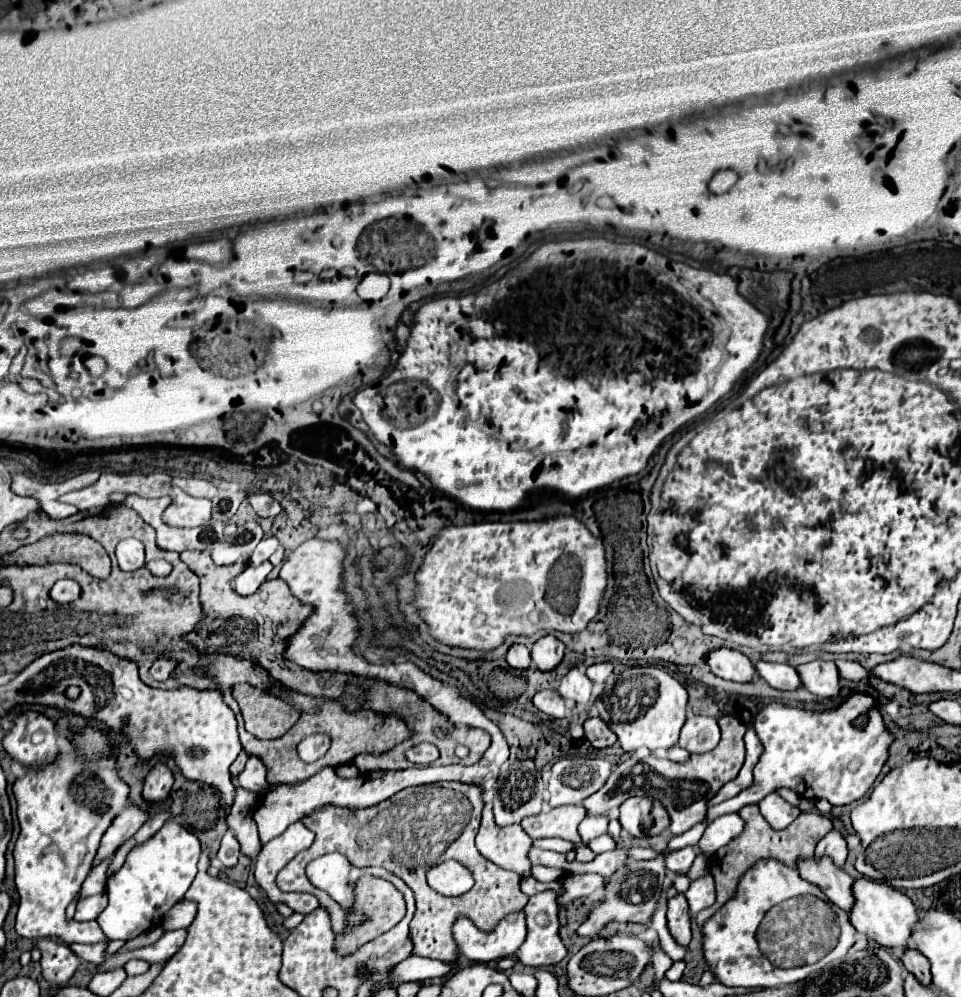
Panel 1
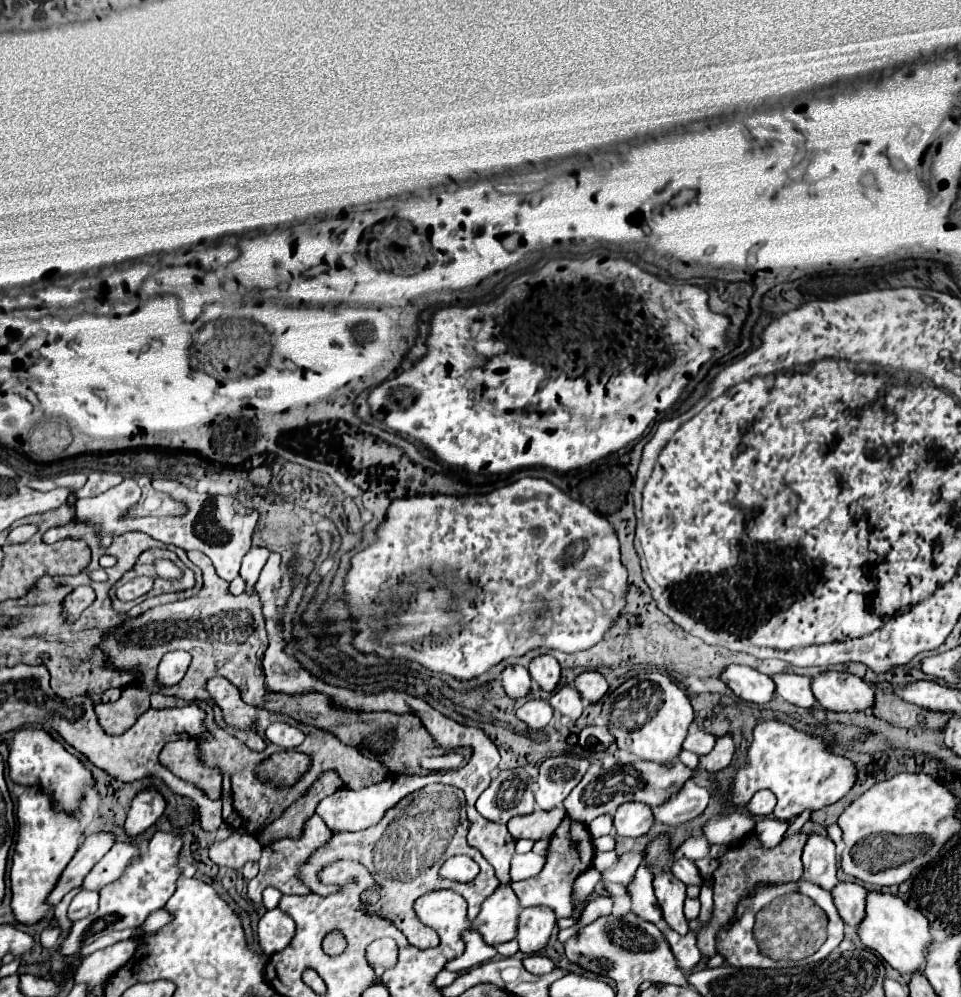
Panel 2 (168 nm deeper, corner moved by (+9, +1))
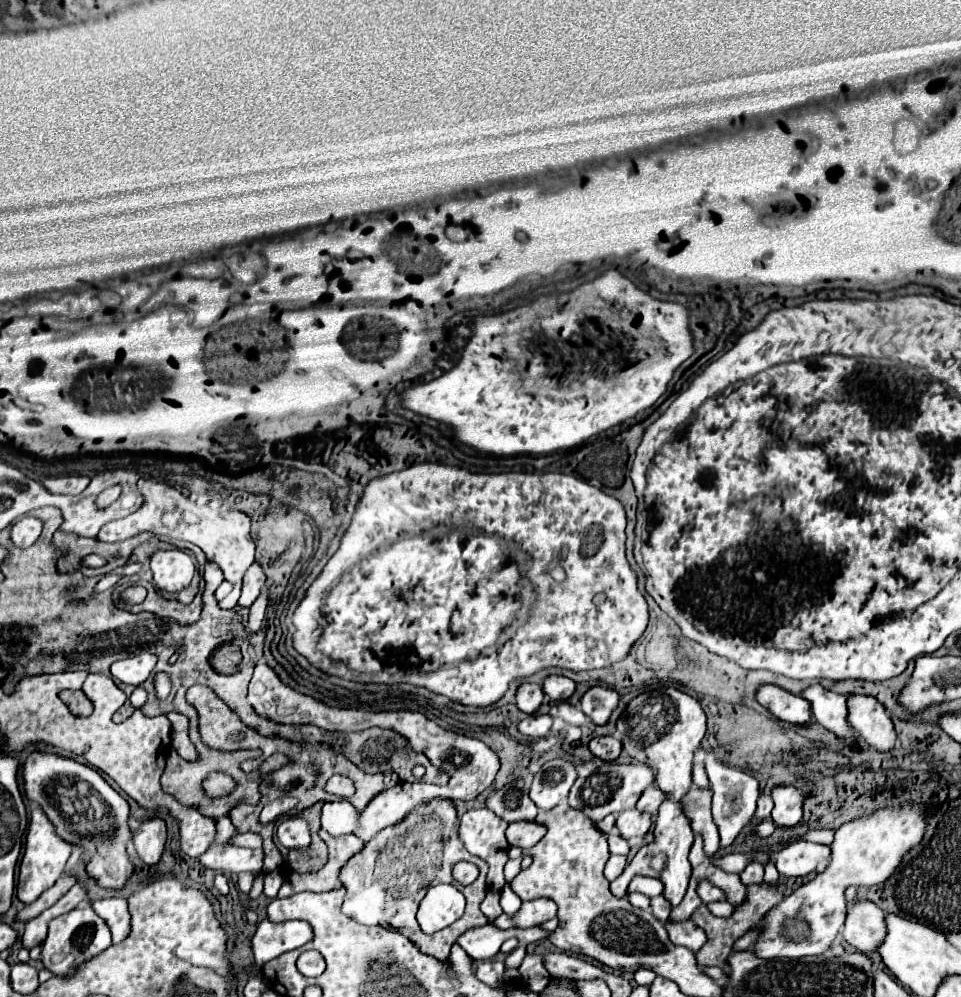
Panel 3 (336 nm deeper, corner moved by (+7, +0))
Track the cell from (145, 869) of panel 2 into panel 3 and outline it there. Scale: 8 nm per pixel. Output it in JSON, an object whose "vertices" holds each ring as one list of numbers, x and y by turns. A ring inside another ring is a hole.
{"vertices":[[90,906,74,908,72,912,62,914,50,922,48,938,42,944,40,956,48,972,52,972,54,976,68,978,76,974,84,962,92,960,96,954,102,954,110,944,112,944,112,938,110,938,110,928,106,926,106,922,100,916,96,916]]}

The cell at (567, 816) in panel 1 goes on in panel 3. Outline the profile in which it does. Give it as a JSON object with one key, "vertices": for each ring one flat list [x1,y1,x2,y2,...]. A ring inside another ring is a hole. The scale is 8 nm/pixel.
{"vertices":[[514,822,506,828,508,844,518,846,522,850,532,848,544,834,546,834,546,828,536,822]]}

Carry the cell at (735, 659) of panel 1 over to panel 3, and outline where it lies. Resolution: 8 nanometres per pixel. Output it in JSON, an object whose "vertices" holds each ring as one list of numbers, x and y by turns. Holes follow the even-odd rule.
{"vertices":[[762,686,758,690,756,700,768,708,778,720,808,726,812,720,812,710,808,706,808,700,796,694,790,694,786,690,780,690,778,686]]}

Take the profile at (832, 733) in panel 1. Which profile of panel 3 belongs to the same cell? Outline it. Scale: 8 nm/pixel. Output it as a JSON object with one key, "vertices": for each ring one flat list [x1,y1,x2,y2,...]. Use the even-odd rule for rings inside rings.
{"vertices":[[778,786,772,790,774,810,772,820,776,826,796,826,802,820,802,802,810,796,810,788,792,788,792,786]]}

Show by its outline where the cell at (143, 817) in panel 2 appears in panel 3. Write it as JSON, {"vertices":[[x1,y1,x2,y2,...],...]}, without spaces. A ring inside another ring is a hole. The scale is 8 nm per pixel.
{"vertices":[[158,818,142,822,140,830,134,832,134,846,138,856,148,864,154,866,160,862,164,854,164,844,166,844,166,824]]}

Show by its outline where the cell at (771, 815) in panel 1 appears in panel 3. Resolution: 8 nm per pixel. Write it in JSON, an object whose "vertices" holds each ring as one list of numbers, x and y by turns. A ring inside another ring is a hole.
{"vertices":[[762,794,760,798,758,798,758,808,756,808,756,814,752,816,752,818,756,818,756,820,766,820,766,818,770,818,770,812,772,812,772,798,770,798,770,794]]}

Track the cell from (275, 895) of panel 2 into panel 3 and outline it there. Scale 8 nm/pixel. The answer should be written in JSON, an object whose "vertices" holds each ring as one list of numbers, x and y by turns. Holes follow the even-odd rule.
{"vertices":[[274,870,274,872,268,872,266,878,264,878,264,894,268,898,276,898,280,886,282,886,282,878,284,874,280,870]]}

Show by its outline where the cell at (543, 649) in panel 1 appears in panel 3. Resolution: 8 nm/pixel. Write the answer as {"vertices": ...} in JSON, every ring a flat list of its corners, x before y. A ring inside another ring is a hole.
{"vertices":[[554,674,554,676,548,676,548,678,544,680,542,688,544,688,544,692,546,692,554,702,564,702,564,700,568,700,568,698,574,694,576,682,570,680,570,678,566,678,566,676,556,676,556,674]]}

